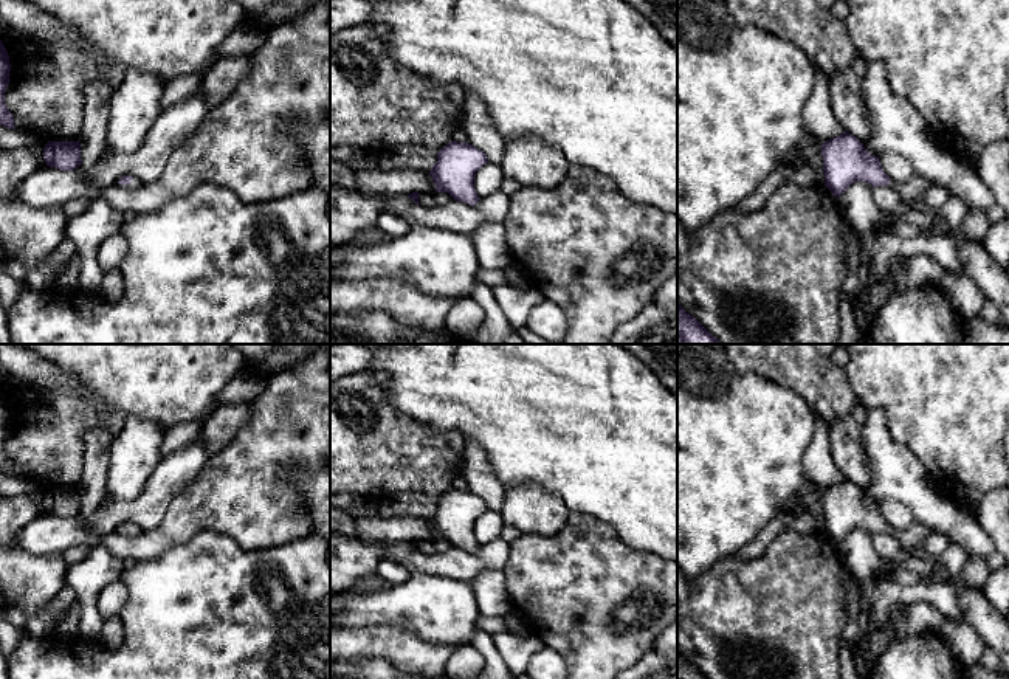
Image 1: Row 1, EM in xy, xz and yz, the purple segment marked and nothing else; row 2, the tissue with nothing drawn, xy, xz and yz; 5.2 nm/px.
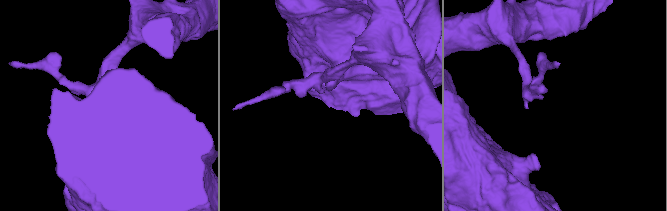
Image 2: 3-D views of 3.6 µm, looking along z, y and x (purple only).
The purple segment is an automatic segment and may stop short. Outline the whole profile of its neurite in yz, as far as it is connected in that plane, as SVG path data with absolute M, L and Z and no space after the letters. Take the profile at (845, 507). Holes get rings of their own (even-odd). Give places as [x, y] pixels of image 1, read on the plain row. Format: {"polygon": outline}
{"polygon": "M849 479L823 488L823 519L825 533L834 544L840 544L852 530L866 529L873 535L890 533L899 541L901 547L918 549L919 558L932 564L930 577L938 583L955 583L959 595L959 603L966 612L967 622L980 634L986 646L989 646L1001 660L1001 665L1009 673L1009 623L1006 615L1000 614L984 597L981 589L972 588L961 577L949 575L939 557L925 555L922 541L932 532L921 522L914 521L905 530L891 529L883 519L879 504L871 502L863 491Z"}

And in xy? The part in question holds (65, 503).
{"polygon": "M48 488L43 495L46 513L73 518L82 512L79 488Z"}

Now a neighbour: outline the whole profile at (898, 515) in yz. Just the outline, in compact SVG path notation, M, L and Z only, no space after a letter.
M885 501L879 504L879 508L891 529L905 530L914 522L913 513L902 502Z

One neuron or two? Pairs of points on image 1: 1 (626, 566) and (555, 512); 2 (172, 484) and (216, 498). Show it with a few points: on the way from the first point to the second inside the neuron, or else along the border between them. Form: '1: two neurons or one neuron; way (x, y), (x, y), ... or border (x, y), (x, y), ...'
1: two neurons; border (571, 510), (558, 532), (532, 535)
2: two neurons; border (206, 459), (196, 476), (172, 499), (163, 518)

